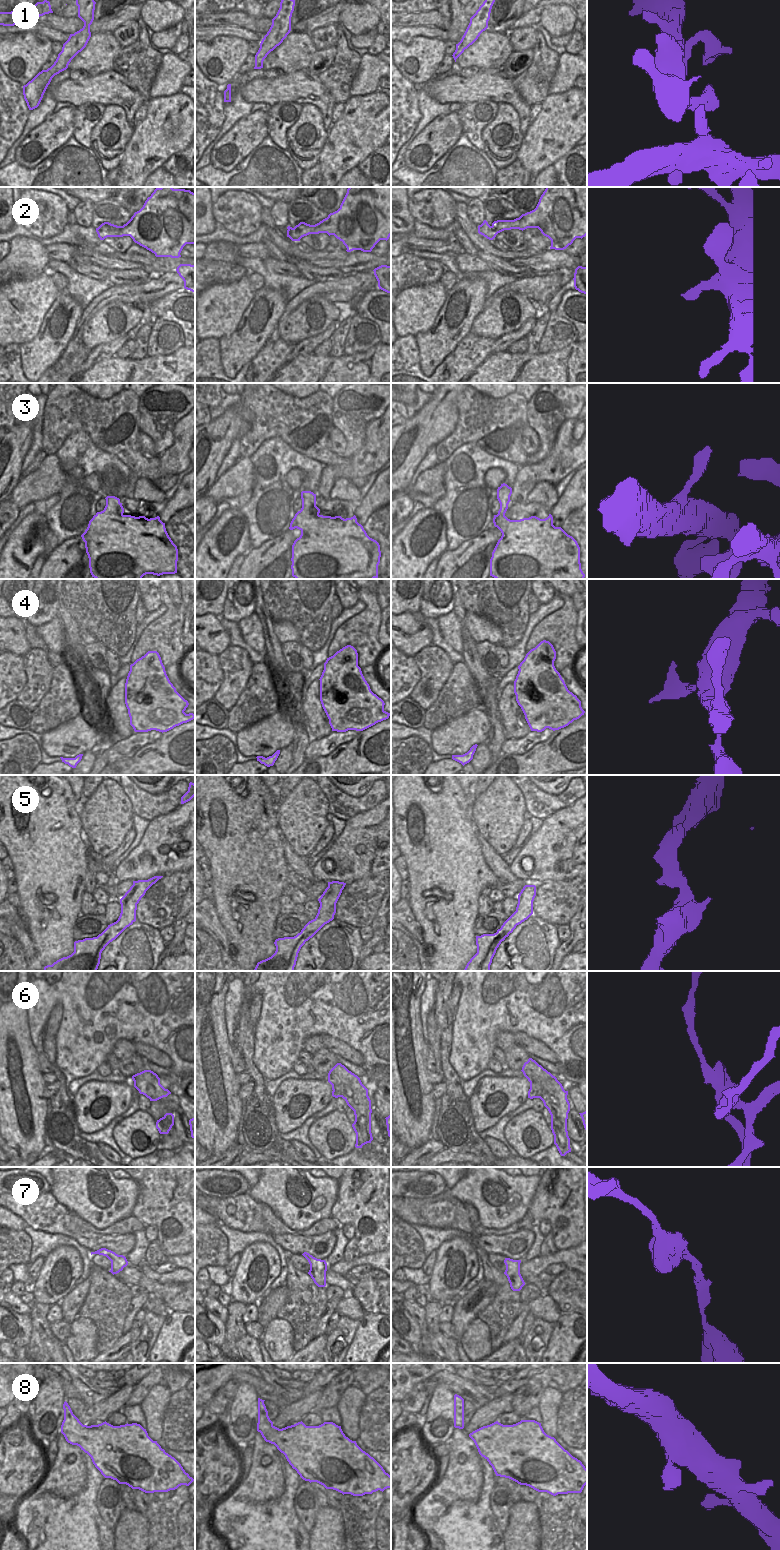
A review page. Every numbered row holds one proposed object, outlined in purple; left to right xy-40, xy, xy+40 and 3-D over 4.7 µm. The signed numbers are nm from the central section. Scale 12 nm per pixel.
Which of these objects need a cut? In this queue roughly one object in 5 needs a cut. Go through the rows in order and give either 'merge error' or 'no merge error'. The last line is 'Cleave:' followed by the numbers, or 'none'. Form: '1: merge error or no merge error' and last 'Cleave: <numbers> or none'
1: no merge error
2: no merge error
3: no merge error
4: no merge error
5: no merge error
6: merge error
7: no merge error
8: no merge error
Cleave: 6

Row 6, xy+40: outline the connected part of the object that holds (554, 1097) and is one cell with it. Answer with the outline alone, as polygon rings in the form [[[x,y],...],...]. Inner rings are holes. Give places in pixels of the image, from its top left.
[[[529,1058],[522,1070],[529,1082],[540,1082],[543,1095],[540,1098],[551,1115],[551,1130],[554,1135],[554,1144],[561,1156],[571,1152],[570,1138],[567,1131],[567,1119],[570,1103],[567,1099],[568,1091],[550,1072]]]

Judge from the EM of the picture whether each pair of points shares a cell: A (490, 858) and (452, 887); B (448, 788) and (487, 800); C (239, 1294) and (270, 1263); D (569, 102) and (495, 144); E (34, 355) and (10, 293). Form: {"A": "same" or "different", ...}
{"A": "different", "B": "different", "C": "same", "D": "different", "E": "different"}

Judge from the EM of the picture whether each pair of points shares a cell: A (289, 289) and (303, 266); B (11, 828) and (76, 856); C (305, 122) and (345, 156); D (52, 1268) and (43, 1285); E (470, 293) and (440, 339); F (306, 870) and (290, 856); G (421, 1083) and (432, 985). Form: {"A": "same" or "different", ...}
{"A": "different", "B": "same", "C": "different", "D": "same", "E": "same", "F": "same", "G": "different"}

